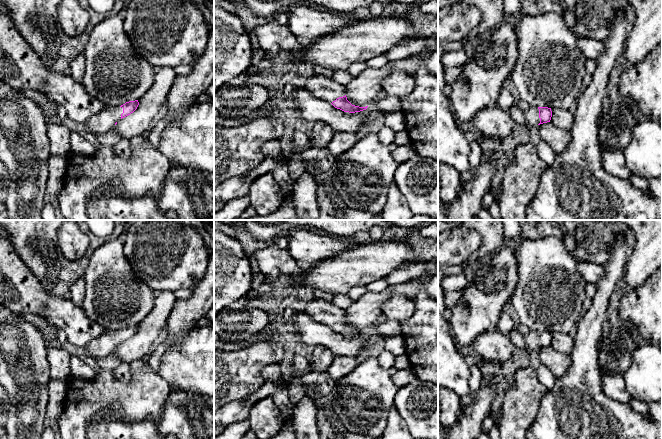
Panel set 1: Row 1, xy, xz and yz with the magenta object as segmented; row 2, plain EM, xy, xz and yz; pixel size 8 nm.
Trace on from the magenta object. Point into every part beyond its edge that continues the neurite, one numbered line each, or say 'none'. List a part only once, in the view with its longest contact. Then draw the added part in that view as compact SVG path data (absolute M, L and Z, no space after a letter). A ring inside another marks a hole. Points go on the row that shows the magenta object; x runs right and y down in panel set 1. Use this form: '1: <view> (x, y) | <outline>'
1: yz (532, 118) | M531 106L526 112L525 112L525 119L528 128L537 128L538 124L540 123L539 118L539 109L535 106Z

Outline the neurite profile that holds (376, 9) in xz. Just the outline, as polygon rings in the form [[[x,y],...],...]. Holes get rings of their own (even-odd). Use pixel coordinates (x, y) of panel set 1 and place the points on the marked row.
[[[373,3],[370,5],[368,8],[371,14],[371,17],[377,18],[377,17],[382,17],[383,16],[383,11],[384,11],[384,5],[381,3]]]

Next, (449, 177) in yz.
[[[438,163],[438,173],[440,176],[439,200],[443,204],[450,204],[457,196],[460,173],[453,166],[445,163]]]

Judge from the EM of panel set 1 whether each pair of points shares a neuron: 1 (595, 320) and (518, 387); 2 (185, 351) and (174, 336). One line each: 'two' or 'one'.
1: two
2: two

